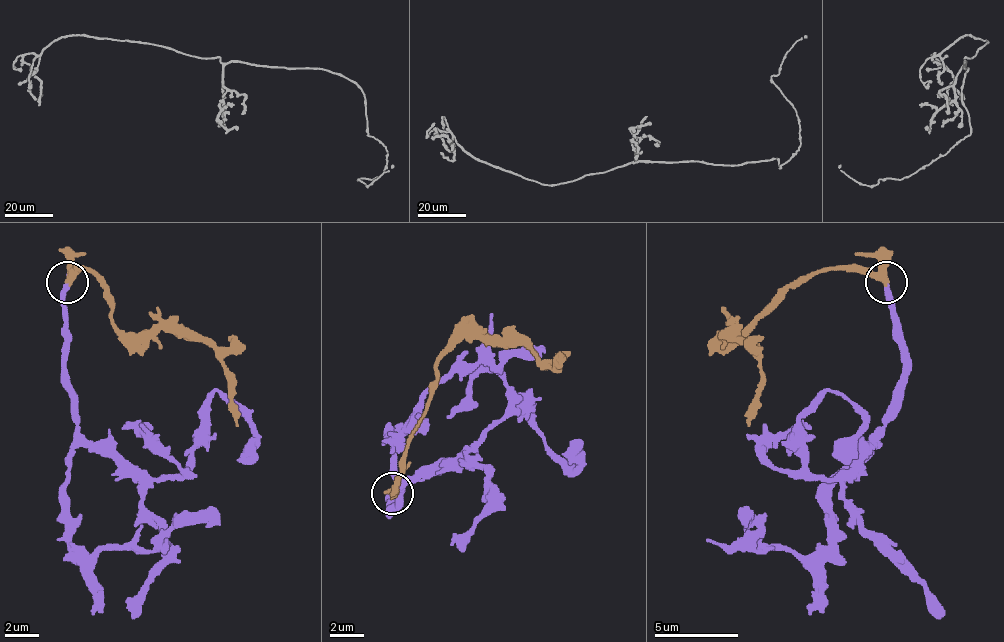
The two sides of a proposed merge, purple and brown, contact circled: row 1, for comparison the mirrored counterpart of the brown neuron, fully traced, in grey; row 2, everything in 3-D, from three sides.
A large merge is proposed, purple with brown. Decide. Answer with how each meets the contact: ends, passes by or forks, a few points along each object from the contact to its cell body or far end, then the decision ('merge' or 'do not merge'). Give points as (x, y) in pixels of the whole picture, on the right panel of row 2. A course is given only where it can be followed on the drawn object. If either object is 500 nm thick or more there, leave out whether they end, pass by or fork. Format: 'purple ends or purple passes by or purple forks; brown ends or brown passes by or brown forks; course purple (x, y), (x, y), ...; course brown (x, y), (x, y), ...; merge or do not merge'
purple ends; brown passes by; course purple (885, 283), (902, 392), (885, 425), (847, 471), (818, 480), (801, 417), (839, 392), (864, 417), (847, 463); course brown (885, 279), (822, 271), (789, 287), (755, 321), (735, 333), (730, 329), (755, 350), (760, 400), (747, 425); merge

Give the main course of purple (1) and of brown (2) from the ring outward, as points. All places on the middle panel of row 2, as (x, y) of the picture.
1: (391, 492), (391, 509), (416, 475), (433, 475), (529, 408), (571, 471), (579, 463), (562, 454)
2: (391, 492), (412, 429), (429, 396), (437, 362), (458, 342), (512, 337), (537, 362), (554, 367), (562, 354)

